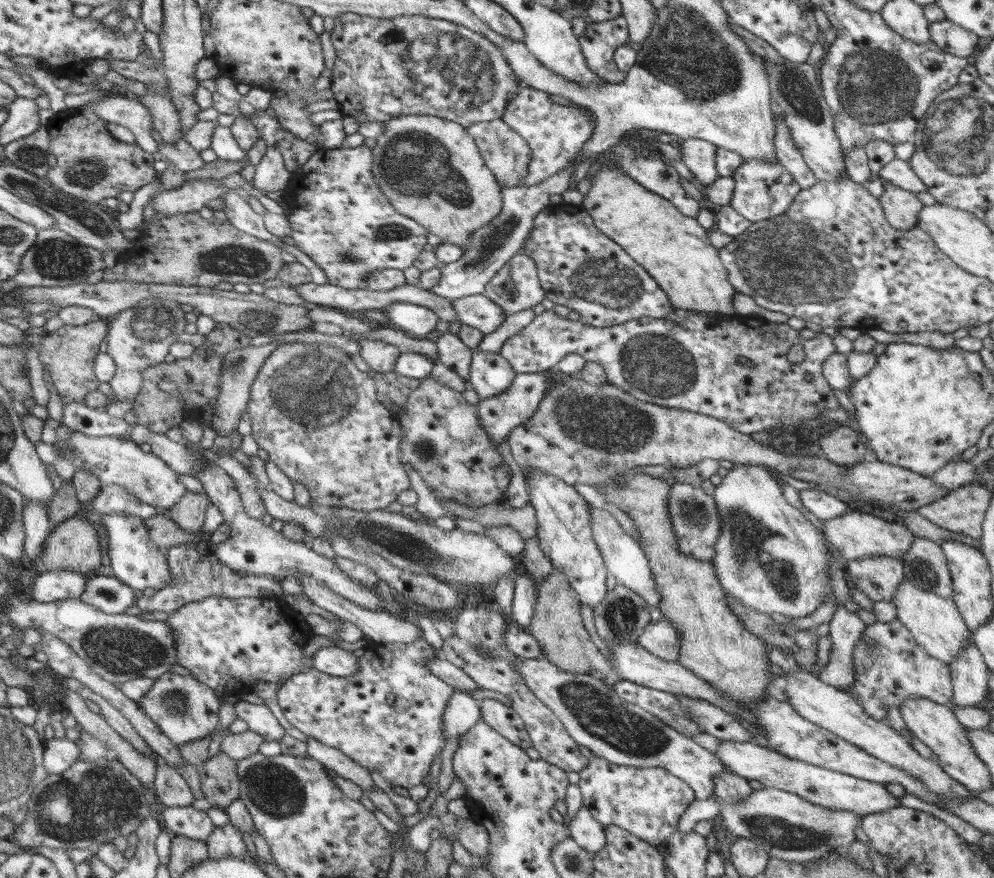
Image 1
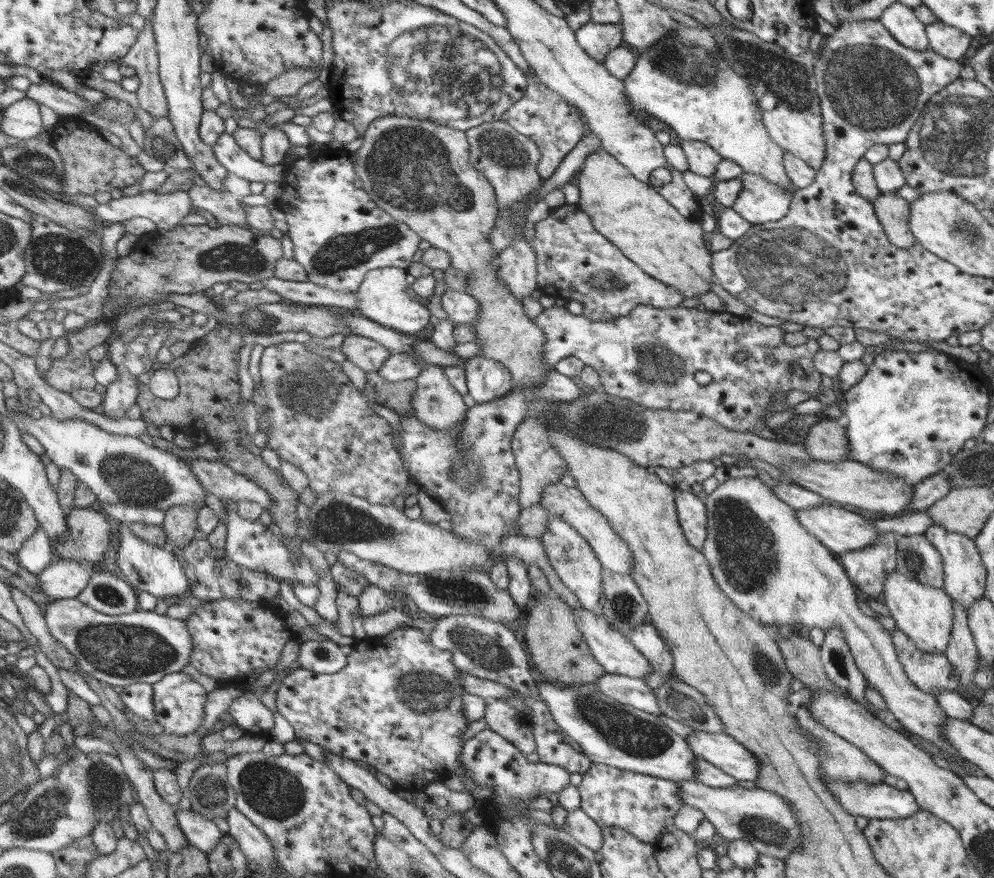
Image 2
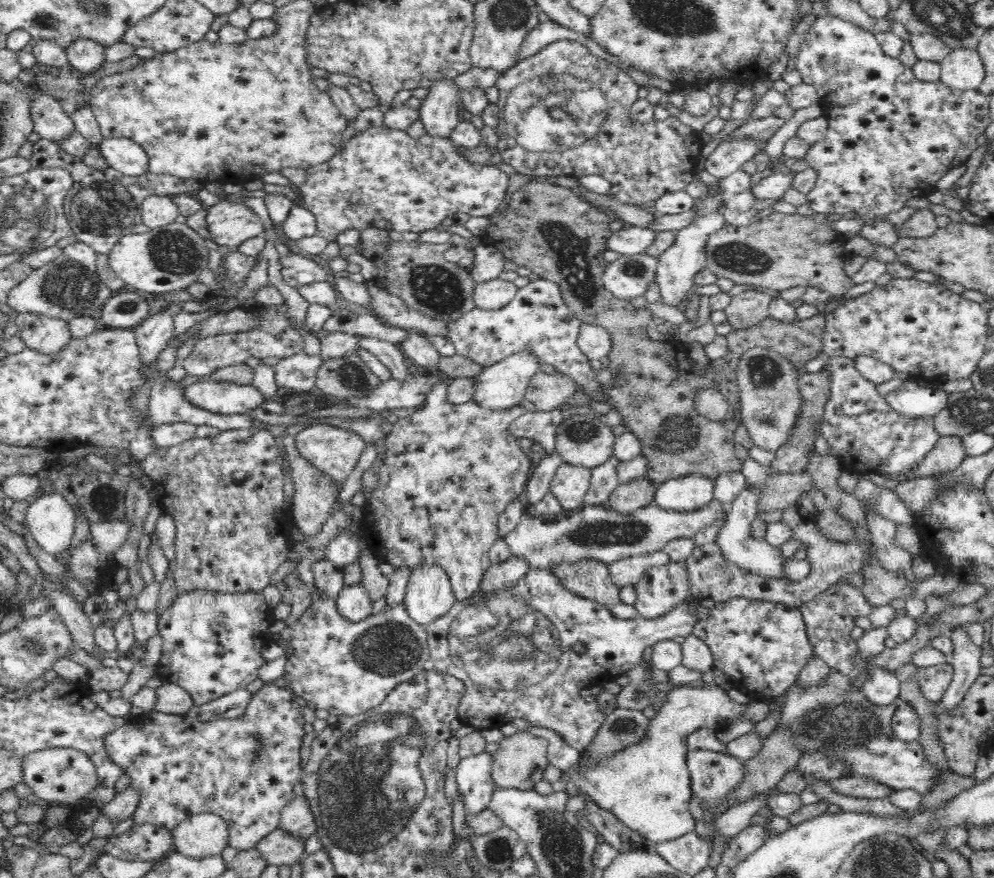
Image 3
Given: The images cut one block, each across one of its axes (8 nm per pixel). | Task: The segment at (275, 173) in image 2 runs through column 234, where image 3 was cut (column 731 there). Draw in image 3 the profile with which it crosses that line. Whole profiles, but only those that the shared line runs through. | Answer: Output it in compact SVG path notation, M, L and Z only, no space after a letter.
M735 138L724 139L705 160L705 170L716 178L724 179L742 166L752 160L761 148L761 142L754 142L751 138L735 140Z

